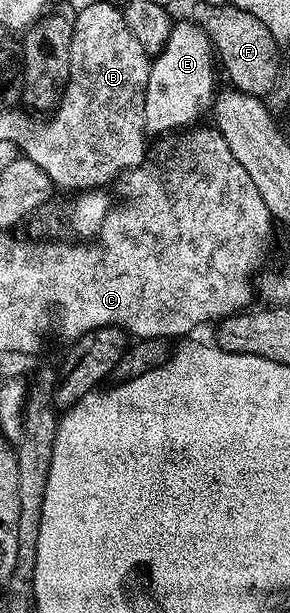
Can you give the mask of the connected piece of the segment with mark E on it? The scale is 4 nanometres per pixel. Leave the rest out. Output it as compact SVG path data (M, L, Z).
M192 20L174 21L171 36L167 36L168 50L161 55L150 78L148 121L153 136L164 136L178 130L196 127L201 118L210 113L213 99L219 93L219 62L207 32Z

